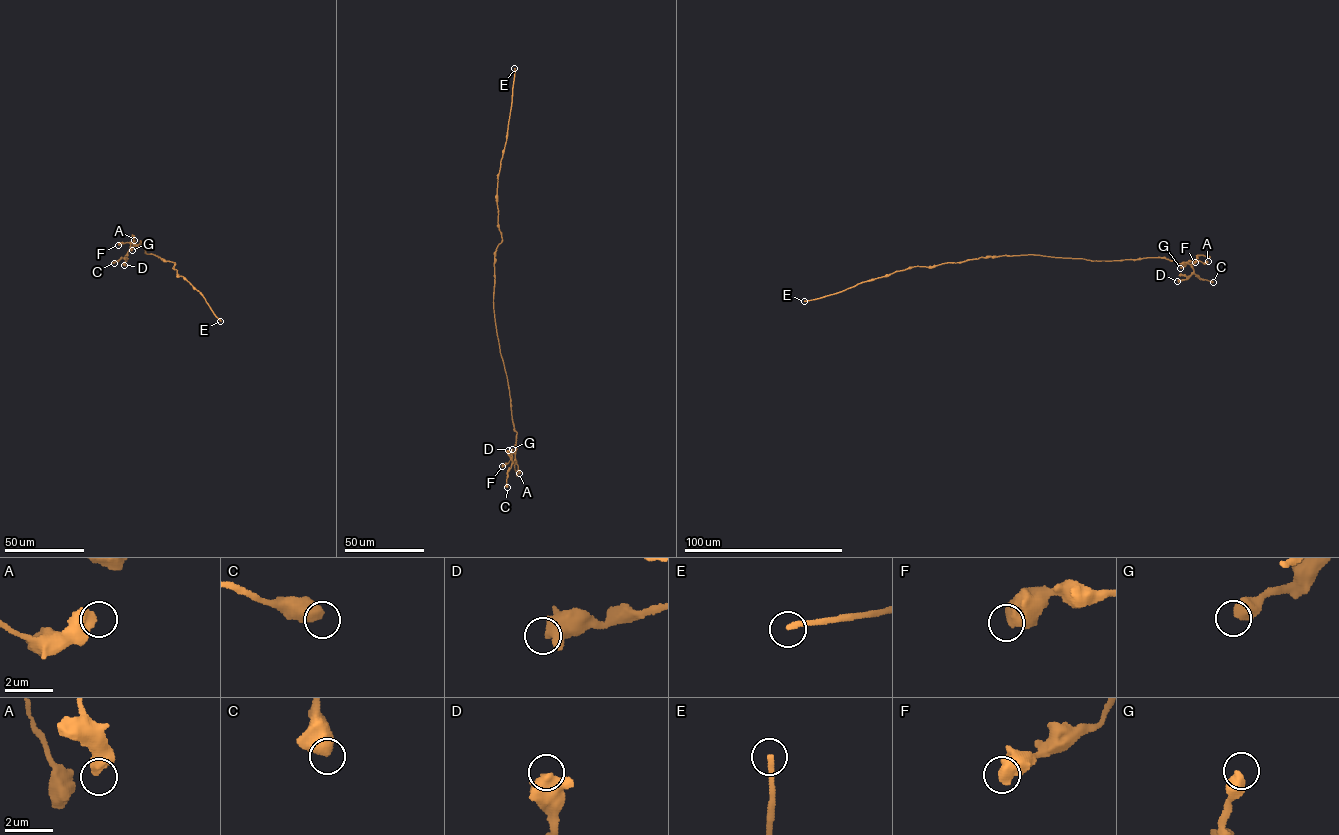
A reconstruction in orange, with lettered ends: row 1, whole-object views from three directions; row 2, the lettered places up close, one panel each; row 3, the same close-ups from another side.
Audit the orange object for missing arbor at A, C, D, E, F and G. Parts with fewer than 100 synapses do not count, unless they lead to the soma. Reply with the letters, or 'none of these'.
E

